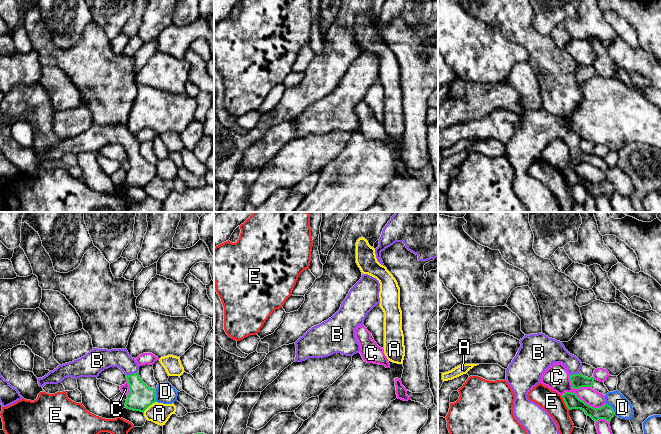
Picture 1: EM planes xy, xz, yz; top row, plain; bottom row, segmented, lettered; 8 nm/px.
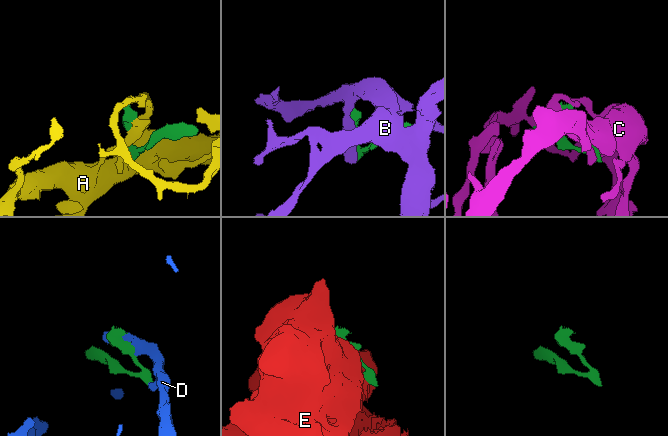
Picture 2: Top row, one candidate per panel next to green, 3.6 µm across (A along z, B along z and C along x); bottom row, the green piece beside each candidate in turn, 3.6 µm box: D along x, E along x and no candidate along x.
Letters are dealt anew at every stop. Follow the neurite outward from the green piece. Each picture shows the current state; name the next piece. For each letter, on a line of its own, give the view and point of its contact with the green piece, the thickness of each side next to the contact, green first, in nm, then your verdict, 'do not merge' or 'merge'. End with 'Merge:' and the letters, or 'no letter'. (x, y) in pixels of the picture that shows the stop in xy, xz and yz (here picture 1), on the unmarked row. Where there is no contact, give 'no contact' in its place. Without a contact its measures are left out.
A: meets green in xy at (149, 181); 200 nm thick on the green side, 170 nm on the other; do not merge
B: meets green in xy at (132, 150); 200 nm thick on the green side, 150 nm on the other; merge
C: meets green in yz at (582, 176); 120 nm thick on the green side, 180 nm on the other; do not merge
D: meets green in yz at (612, 184); 120 nm thick on the green side, 150 nm on the other; do not merge
E: meets green in yz at (565, 179); 120 nm thick on the green side, 170 nm on the other; do not merge
Merge: B

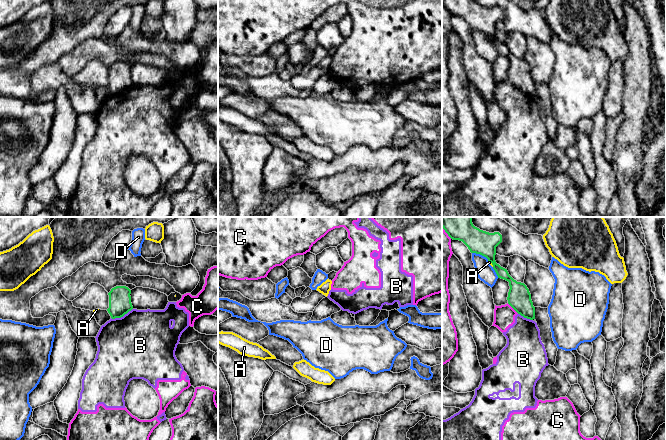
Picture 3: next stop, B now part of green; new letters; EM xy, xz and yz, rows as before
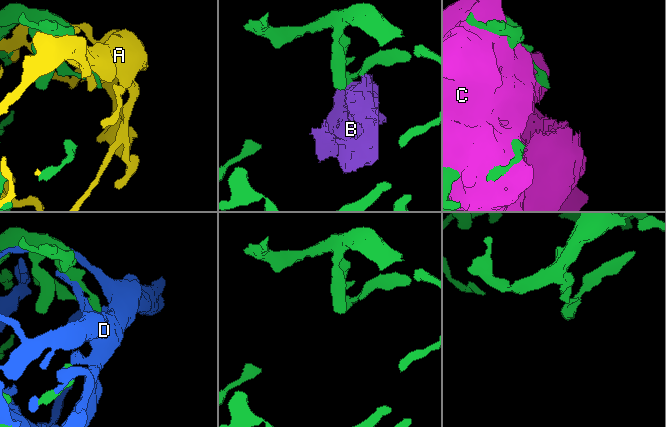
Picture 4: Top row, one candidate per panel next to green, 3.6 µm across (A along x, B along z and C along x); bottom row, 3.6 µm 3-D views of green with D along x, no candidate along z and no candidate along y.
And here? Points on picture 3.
A: meets green in yz at (492, 40); 190 nm thick on the green side, 20 nm on the other; do not merge
B: meets green in xy at (121, 92); 180 nm thick on the green side, 480 nm on the other; do not merge
C: meets green in yz at (513, 84); 190 nm thick on the green side, 180 nm on the other; do not merge
D: meets green in yz at (481, 30); 190 nm thick on the green side, 140 nm on the other; do not merge
Merge: no letter

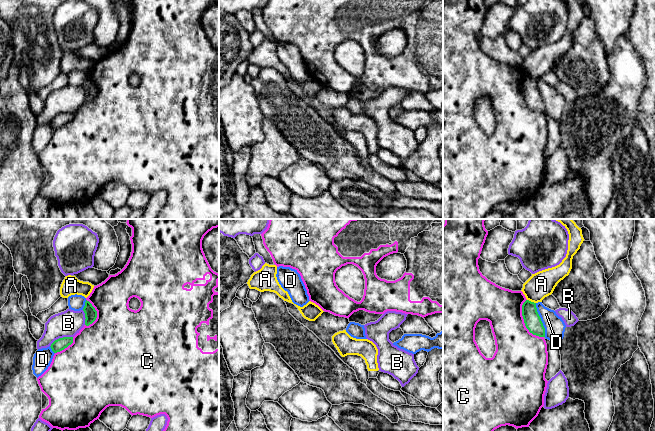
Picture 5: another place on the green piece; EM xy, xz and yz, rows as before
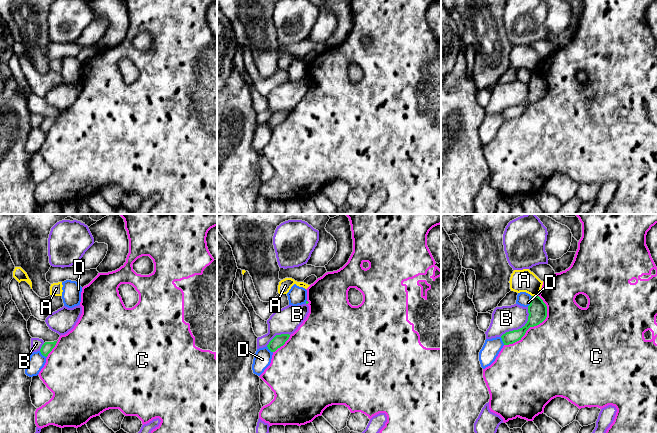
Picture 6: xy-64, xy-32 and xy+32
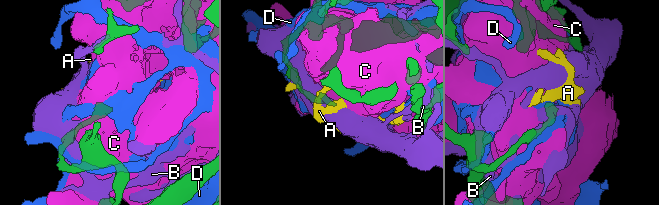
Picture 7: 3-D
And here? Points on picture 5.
A: meets green in yz at (530, 77); 140 nm thick on the green side, 200 nm on the other; do not merge
B: meets green in xy at (60, 114); 100 nm thick on the green side, 200 nm on the other; do not merge
C: meets green in yz at (524, 98); 140 nm thick on the green side, 360 nm on the other; do not merge
D: meets green in yz at (540, 96); 140 nm thick on the green side, 160 nm on the other; do not merge
Merge: no letter

